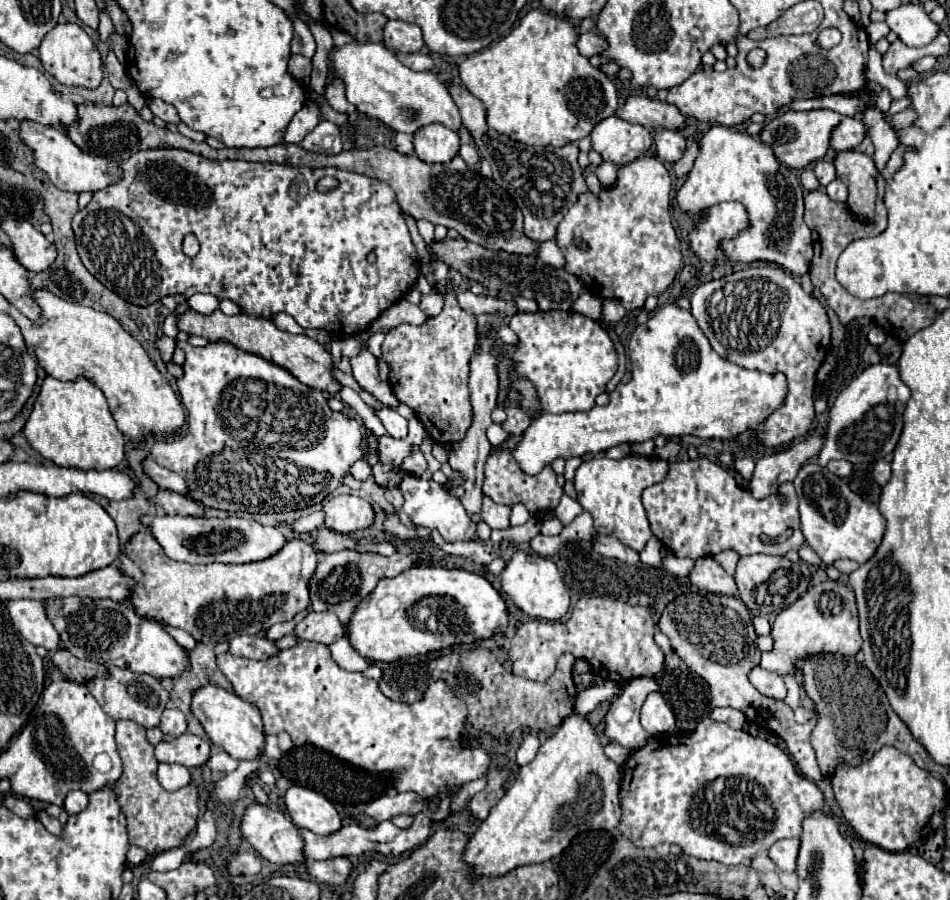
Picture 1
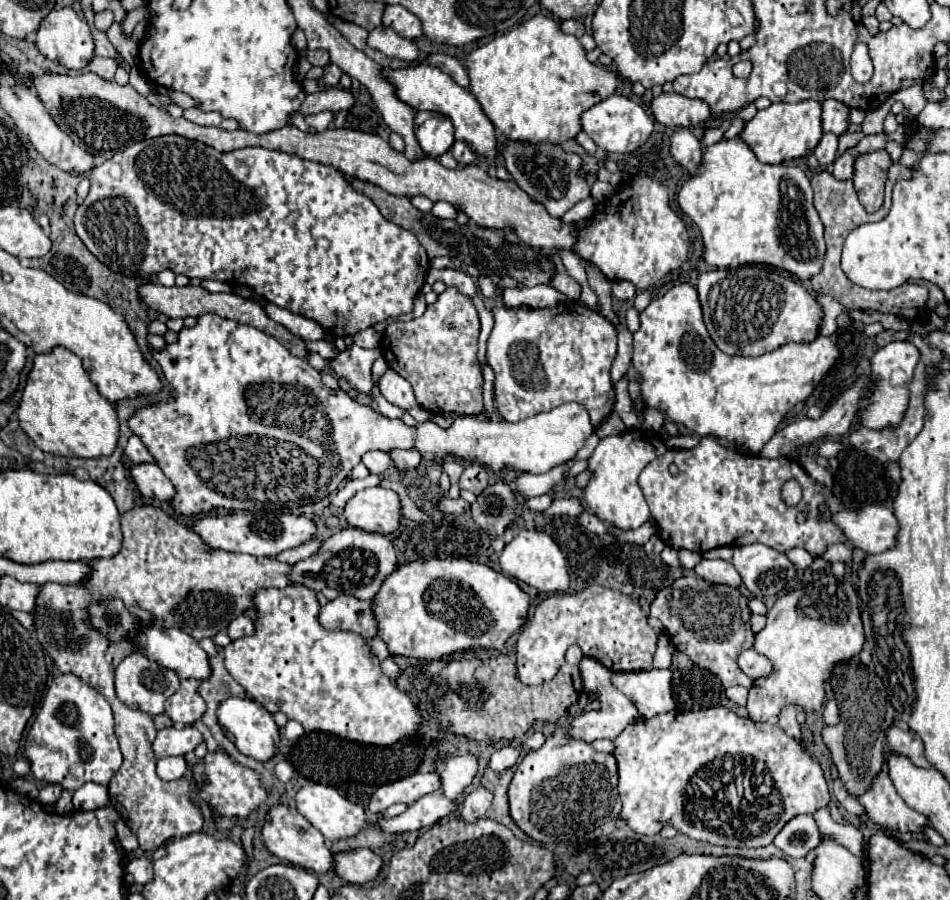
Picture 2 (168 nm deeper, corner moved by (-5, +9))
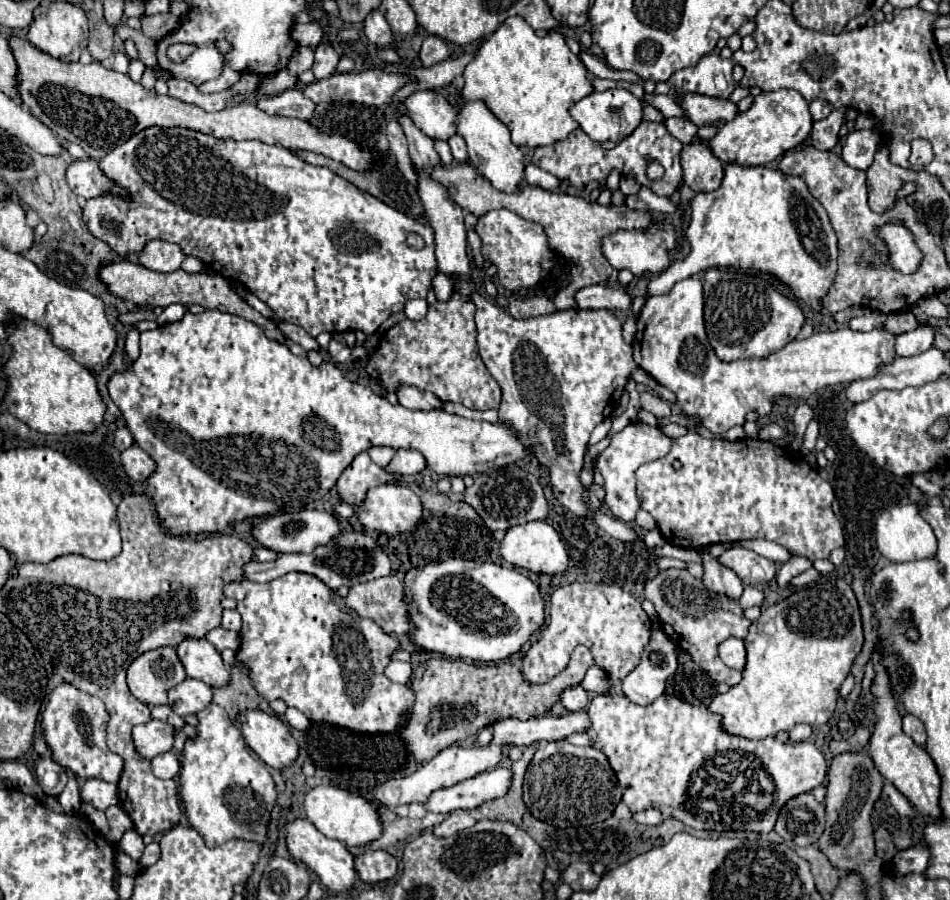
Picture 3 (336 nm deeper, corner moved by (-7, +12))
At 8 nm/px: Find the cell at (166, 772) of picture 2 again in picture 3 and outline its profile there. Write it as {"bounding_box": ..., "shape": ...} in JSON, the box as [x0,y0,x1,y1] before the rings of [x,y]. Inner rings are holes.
{"bounding_box":[151,752,181,778],"shape":[[[165,752],[165,754],[159,754],[151,760],[153,764],[153,774],[157,778],[175,778],[181,770],[181,764],[179,764],[179,758],[177,754],[173,752]]]}

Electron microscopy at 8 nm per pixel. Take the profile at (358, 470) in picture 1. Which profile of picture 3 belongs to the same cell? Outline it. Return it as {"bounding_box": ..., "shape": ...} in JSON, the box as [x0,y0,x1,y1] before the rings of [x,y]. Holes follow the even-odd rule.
{"bounding_box":[369,448,395,466],"shape":[[[371,448],[369,450],[369,456],[377,466],[387,466],[391,462],[393,454],[395,454],[393,448]]]}

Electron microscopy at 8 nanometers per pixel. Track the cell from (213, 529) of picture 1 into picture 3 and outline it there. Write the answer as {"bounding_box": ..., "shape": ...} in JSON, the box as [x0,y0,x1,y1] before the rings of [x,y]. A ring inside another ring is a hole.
{"bounding_box":[251,510,339,552],"shape":[[[301,510],[293,514],[273,514],[251,528],[251,536],[259,546],[275,552],[313,552],[315,546],[327,544],[339,534],[339,520],[325,510]]]}

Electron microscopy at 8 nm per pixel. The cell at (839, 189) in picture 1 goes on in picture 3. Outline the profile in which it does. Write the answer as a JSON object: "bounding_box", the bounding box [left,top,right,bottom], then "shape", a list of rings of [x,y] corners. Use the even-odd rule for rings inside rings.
{"bounding_box":[841,130,879,170],"shape":[[[857,130],[851,132],[841,148],[841,158],[847,166],[867,170],[873,164],[873,156],[879,146],[879,130]]]}

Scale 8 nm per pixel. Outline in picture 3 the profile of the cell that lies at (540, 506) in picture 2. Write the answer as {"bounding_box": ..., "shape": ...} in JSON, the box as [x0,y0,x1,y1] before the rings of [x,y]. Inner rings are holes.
{"bounding_box":[449,274,637,516],"shape":[[[451,274],[449,278],[455,290],[463,296],[469,296],[477,306],[475,322],[477,322],[479,354],[487,370],[503,390],[499,420],[511,426],[525,444],[541,444],[541,452],[535,452],[535,456],[539,458],[539,462],[545,462],[549,466],[553,496],[573,514],[585,516],[589,504],[601,506],[603,502],[601,486],[591,484],[589,490],[585,492],[585,488],[579,482],[587,440],[593,428],[613,414],[631,370],[637,368],[631,356],[631,346],[623,342],[621,322],[615,318],[611,310],[581,310],[581,308],[569,308],[545,316],[517,320],[505,310],[501,310],[493,300],[483,298],[473,278],[465,278],[459,274]]]}

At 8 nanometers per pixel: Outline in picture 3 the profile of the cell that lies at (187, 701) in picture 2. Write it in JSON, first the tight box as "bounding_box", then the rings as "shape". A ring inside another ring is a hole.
{"bounding_box":[169,678,211,716],"shape":[[[185,678],[179,686],[169,690],[169,706],[179,716],[199,714],[199,710],[205,710],[211,704],[211,698],[211,688],[195,678]]]}

